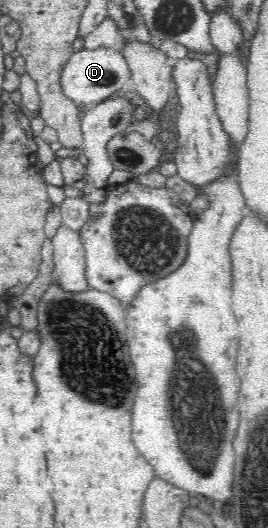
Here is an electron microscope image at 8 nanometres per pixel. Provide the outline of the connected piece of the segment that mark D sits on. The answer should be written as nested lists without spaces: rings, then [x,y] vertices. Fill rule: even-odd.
[[[99,46],[92,50],[81,49],[69,55],[62,70],[60,82],[64,95],[74,104],[95,106],[102,103],[116,89],[130,85],[131,70],[120,49]]]

